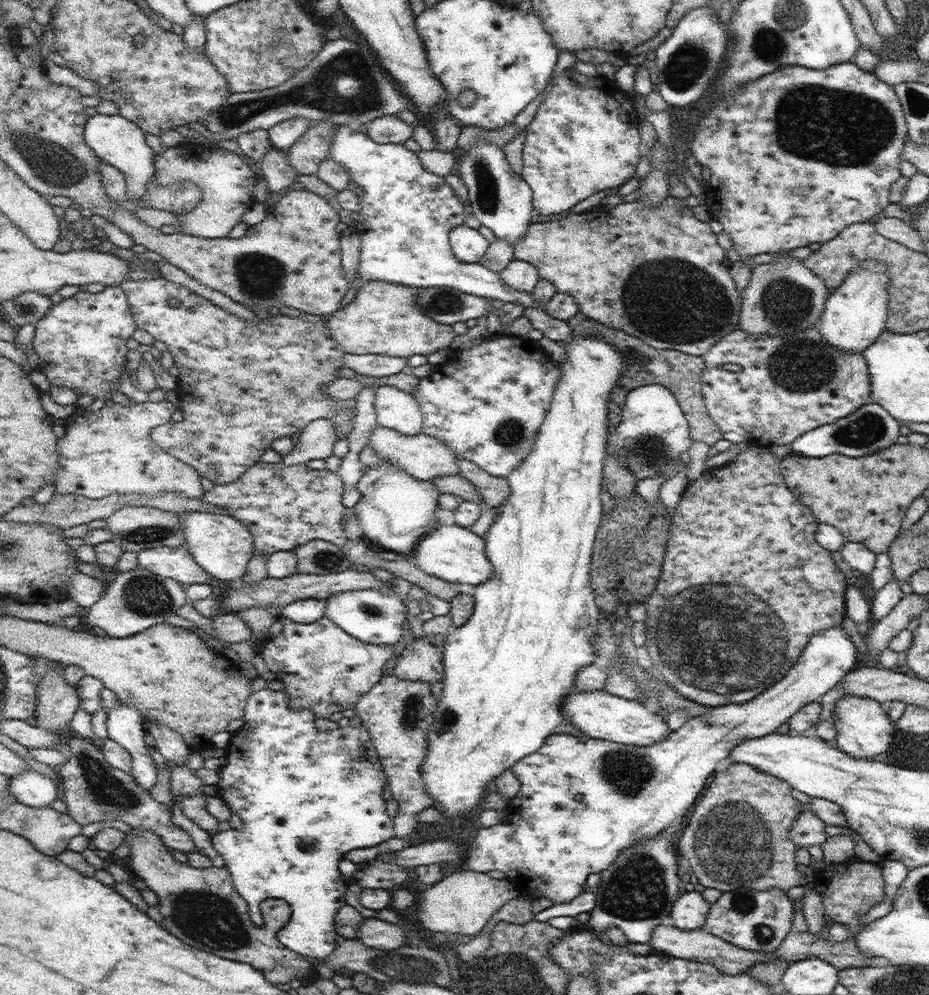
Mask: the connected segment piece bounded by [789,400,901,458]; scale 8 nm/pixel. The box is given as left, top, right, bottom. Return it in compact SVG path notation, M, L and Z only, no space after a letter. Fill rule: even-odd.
M871 400L863 404L859 410L855 410L853 414L833 424L825 424L825 426L819 426L815 430L801 434L789 446L795 456L807 456L807 458L825 458L833 454L847 456L847 458L863 458L863 456L873 456L881 450L889 450L889 446L893 446L899 436L899 426L901 424L881 404L875 404Z

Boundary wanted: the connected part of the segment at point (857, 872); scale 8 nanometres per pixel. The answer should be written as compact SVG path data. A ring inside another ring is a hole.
M855 858L843 864L825 862L825 866L813 876L813 888L819 892L823 900L825 924L827 922L845 924L853 934L859 934L865 928L861 916L865 916L873 906L885 900L885 880L881 874L881 864L861 862Z

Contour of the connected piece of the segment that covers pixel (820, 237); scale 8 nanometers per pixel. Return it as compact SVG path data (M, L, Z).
M855 62L835 64L823 70L813 70L799 64L787 64L787 66L779 66L771 74L761 76L759 80L751 80L749 84L745 82L739 86L741 88L737 92L723 94L723 98L711 104L709 112L703 112L691 140L691 156L701 166L707 166L711 172L709 186L705 188L707 212L711 220L723 226L725 236L731 240L733 250L737 252L737 256L741 256L743 264L747 264L757 254L777 254L777 252L789 252L795 248L807 248L809 244L825 244L837 238L845 226L869 222L875 214L881 214L889 206L889 190L891 190L891 184L901 178L899 174L901 170L899 166L903 162L901 150L905 148L905 140L907 140L907 122L903 116L901 102L897 94L893 92L893 86L881 82L873 72L865 72L857 68Z

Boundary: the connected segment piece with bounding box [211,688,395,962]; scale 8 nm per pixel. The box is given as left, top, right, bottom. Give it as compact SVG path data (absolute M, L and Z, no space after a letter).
M255 688L245 706L243 726L231 734L229 746L225 748L225 764L215 772L219 776L215 798L223 800L231 814L243 820L243 828L223 830L211 838L211 844L213 850L223 856L237 894L247 902L251 922L263 928L265 922L259 908L263 900L285 900L291 908L291 918L289 924L277 932L277 940L313 962L331 956L337 948L333 920L337 910L345 906L347 890L337 862L353 848L369 848L395 838L393 820L385 814L385 800L381 796L387 786L387 774L369 732L363 726L351 728L345 722L335 730L319 732L315 730L311 710L293 710L283 692Z

